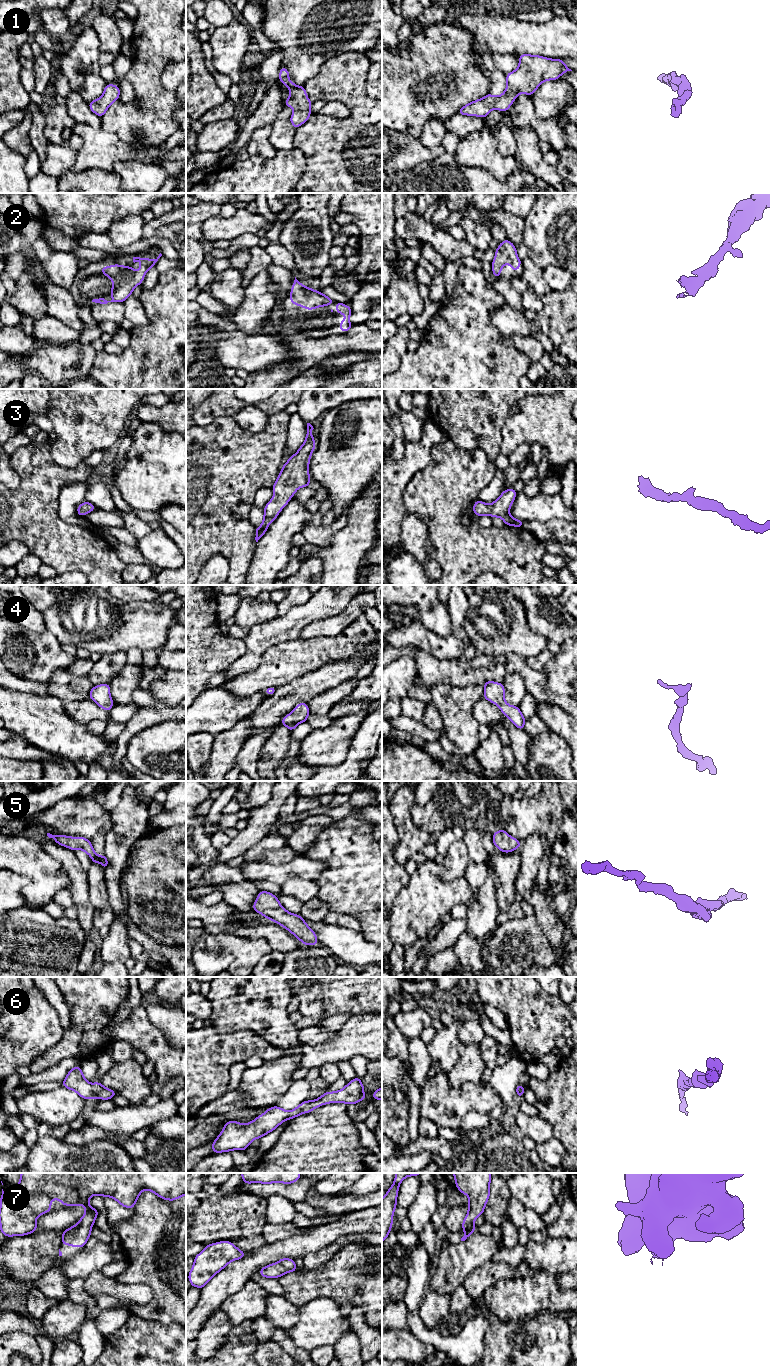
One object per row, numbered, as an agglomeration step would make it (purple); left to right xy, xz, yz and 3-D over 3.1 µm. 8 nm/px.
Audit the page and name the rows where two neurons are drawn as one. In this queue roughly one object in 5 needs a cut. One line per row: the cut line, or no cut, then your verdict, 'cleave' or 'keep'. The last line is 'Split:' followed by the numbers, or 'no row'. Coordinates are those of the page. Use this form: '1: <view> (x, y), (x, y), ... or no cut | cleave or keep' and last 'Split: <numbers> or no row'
1: no cut | keep
2: no cut | keep
3: no cut | keep
4: no cut | keep
5: no cut | keep
6: no cut | keep
7: no cut | keep
Split: no row

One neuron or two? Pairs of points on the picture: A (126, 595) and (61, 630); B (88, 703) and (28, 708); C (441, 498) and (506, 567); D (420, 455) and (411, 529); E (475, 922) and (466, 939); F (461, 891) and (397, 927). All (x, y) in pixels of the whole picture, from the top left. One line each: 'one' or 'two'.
A: two
B: two
C: one
D: two
E: two
F: one

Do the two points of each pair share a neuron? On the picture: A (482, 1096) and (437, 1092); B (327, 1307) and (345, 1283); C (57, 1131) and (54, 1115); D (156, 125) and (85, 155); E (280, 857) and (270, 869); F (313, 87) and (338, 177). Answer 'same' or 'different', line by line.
A: same
B: different
C: different
D: different
E: different
F: same

